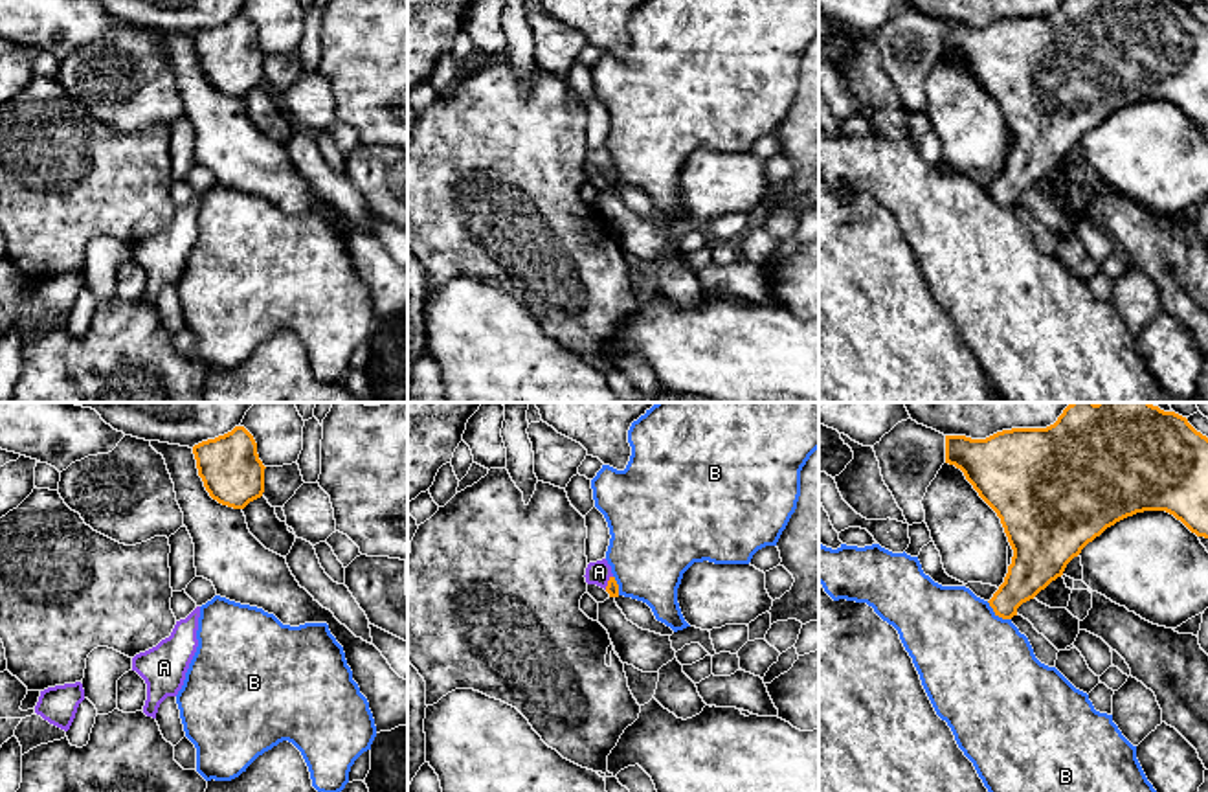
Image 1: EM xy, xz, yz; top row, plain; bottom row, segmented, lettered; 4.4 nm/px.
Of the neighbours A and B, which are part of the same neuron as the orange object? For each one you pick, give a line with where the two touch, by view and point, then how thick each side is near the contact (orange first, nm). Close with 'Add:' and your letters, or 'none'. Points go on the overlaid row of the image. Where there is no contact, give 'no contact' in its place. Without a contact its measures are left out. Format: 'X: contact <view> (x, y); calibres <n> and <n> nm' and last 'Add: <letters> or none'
A: contact xz (608, 583); calibres 60 and 100 nm
Add: A

